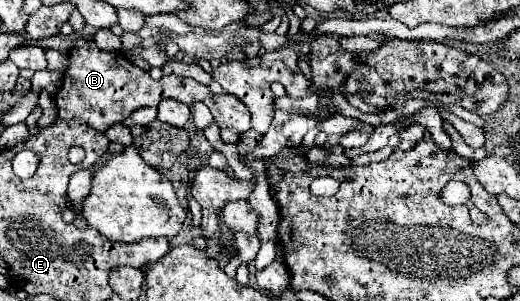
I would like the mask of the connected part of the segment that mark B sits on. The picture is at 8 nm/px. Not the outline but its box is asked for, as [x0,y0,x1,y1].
[55,40,251,132]

